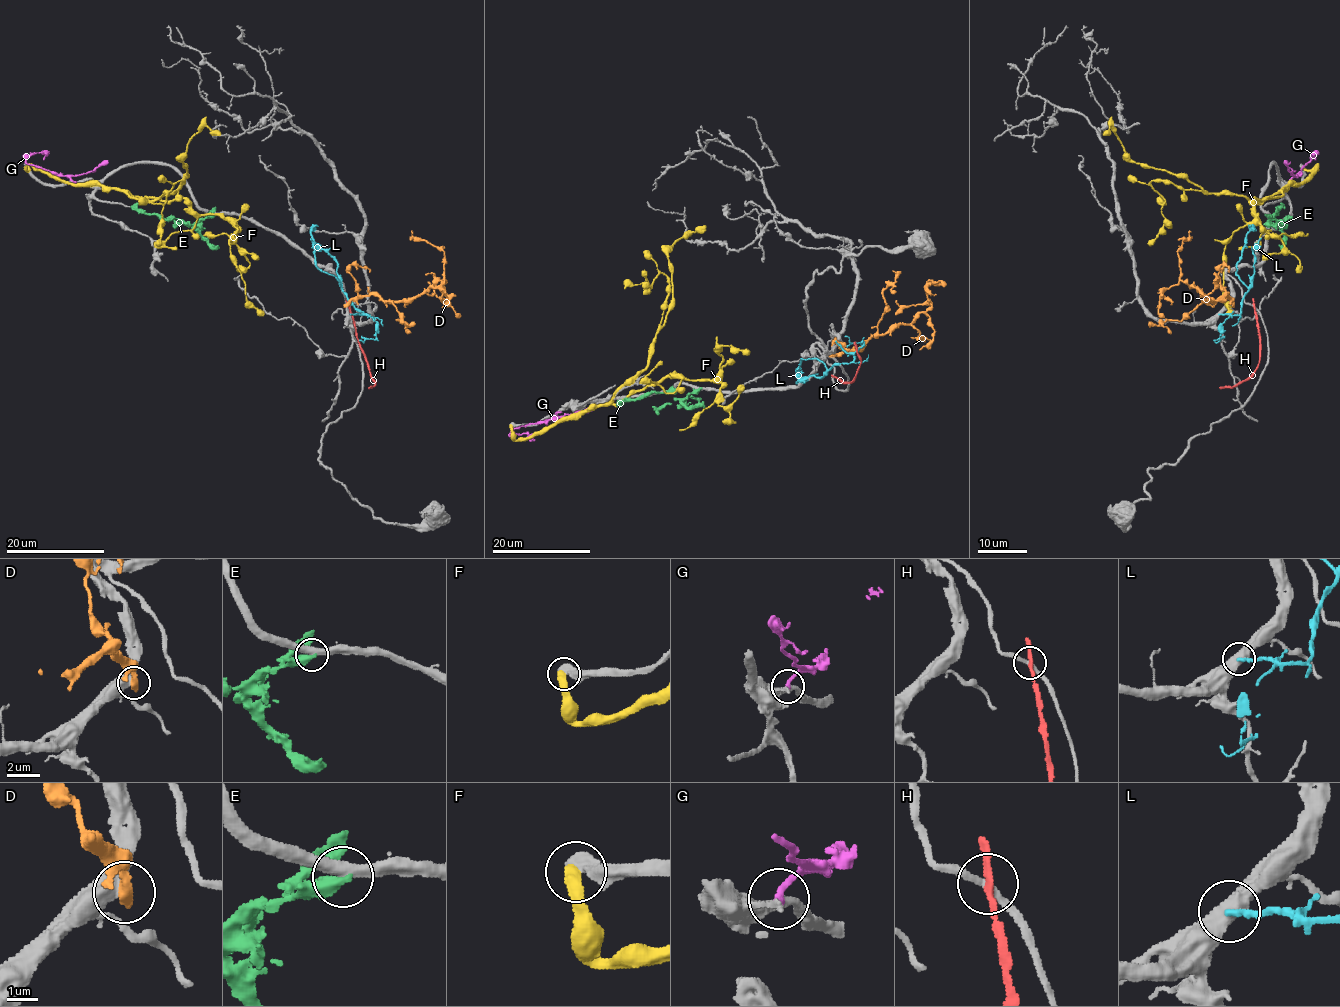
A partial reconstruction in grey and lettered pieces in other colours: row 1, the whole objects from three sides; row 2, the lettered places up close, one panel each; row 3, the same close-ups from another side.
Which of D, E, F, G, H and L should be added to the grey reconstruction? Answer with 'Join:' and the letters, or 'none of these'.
Join: none of these

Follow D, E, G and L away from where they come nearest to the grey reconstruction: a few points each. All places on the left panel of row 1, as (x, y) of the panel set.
D: (346, 305), (374, 295), (386, 301), (408, 301), (445, 281), (444, 253), (417, 241), (411, 231)
E: (214, 215), (190, 224), (174, 217), (161, 220), (155, 215), (138, 212), (130, 206)
G: (74, 181), (25, 162), (33, 154), (45, 154), (43, 159)
L: (350, 313), (367, 315), (354, 306), (330, 274), (316, 265), (311, 232), (317, 224)

